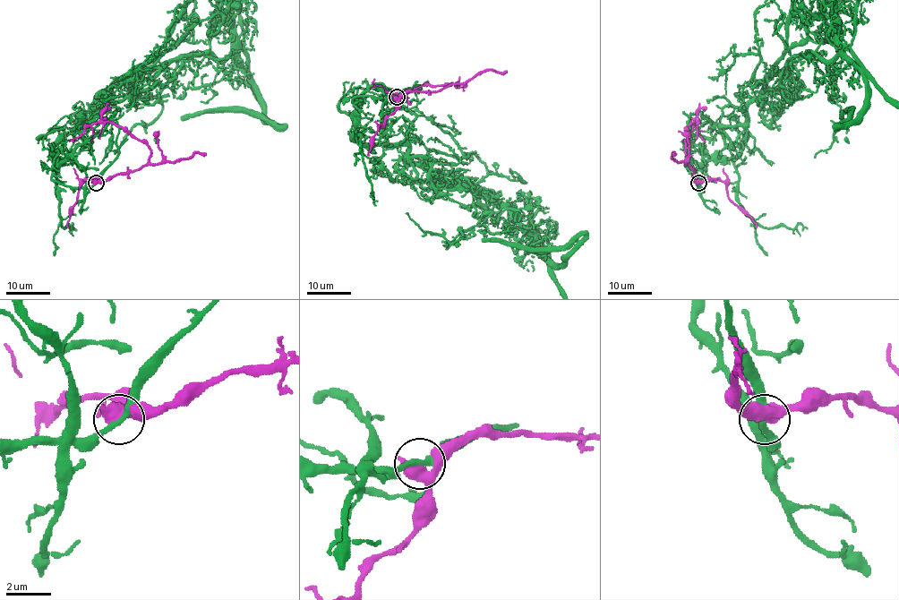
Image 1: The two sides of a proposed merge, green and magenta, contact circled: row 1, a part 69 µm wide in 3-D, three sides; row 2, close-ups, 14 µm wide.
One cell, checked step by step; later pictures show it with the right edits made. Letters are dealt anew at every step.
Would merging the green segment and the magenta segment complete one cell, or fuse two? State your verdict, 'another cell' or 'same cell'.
another cell

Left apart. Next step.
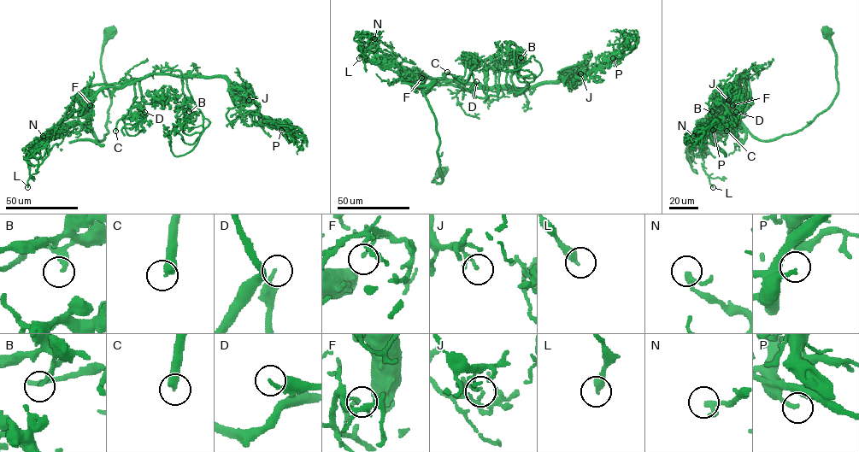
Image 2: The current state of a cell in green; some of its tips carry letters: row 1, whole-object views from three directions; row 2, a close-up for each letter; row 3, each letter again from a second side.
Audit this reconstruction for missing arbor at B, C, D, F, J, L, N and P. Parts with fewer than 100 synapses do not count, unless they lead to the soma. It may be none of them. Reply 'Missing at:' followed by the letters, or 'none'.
Missing at: C, D

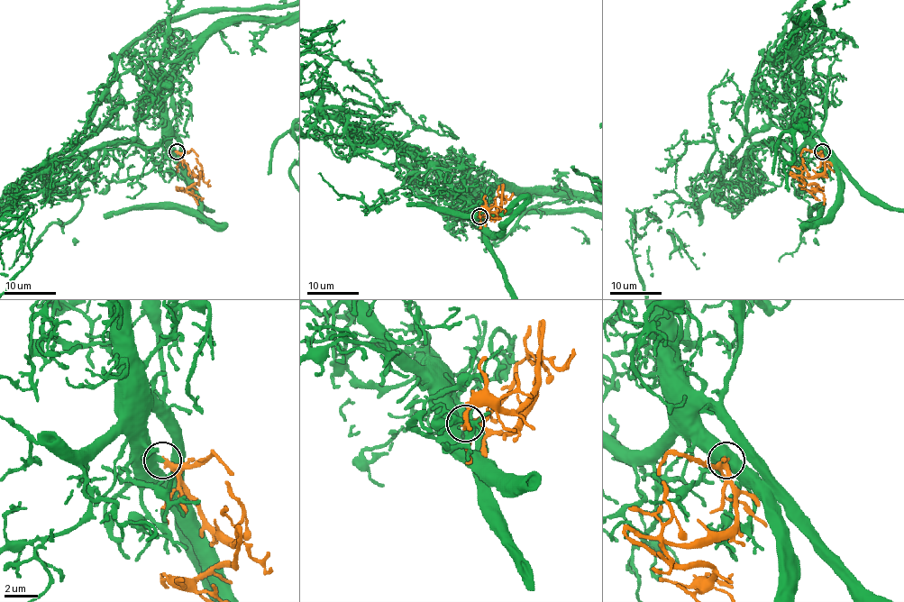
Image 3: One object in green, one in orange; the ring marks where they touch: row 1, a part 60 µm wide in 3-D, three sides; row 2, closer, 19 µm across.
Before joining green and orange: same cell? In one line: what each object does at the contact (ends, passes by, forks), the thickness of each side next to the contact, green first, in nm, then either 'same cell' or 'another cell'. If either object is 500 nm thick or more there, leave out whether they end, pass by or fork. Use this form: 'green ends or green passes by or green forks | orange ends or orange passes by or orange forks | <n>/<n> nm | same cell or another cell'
500/320 nm | same cell

